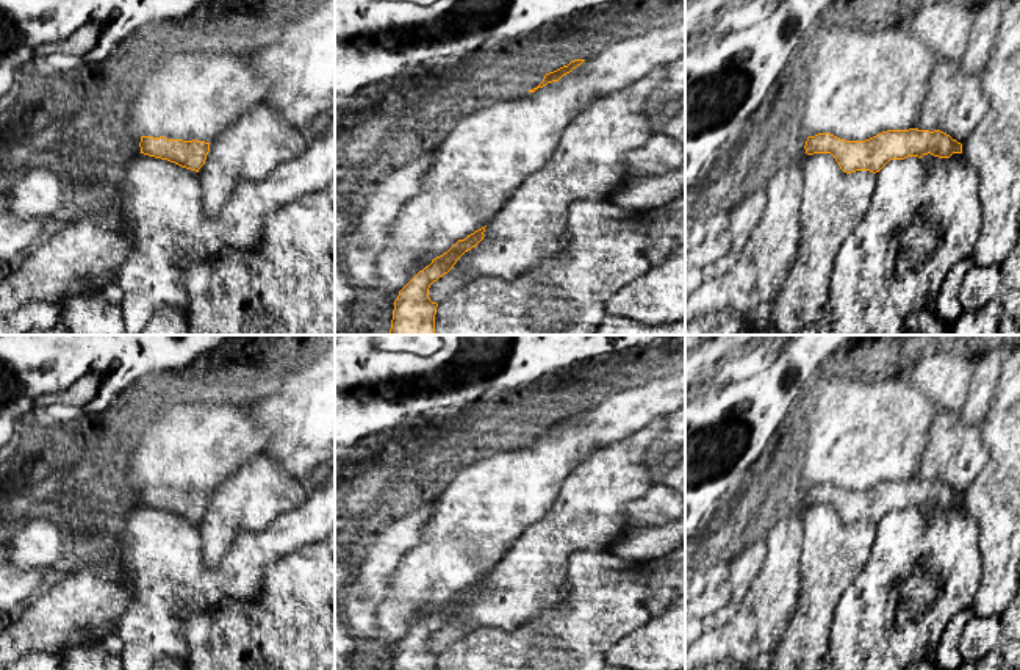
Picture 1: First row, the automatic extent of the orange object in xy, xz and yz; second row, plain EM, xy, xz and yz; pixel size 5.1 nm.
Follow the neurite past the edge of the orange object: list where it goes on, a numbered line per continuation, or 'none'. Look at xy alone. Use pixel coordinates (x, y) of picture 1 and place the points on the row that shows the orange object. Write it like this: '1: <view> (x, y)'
none

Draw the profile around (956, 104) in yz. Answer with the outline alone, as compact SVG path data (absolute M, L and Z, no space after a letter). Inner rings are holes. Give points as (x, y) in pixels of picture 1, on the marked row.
M940 59L931 72L915 128L940 130L964 144L987 110L989 99L979 77L964 74L957 63Z

